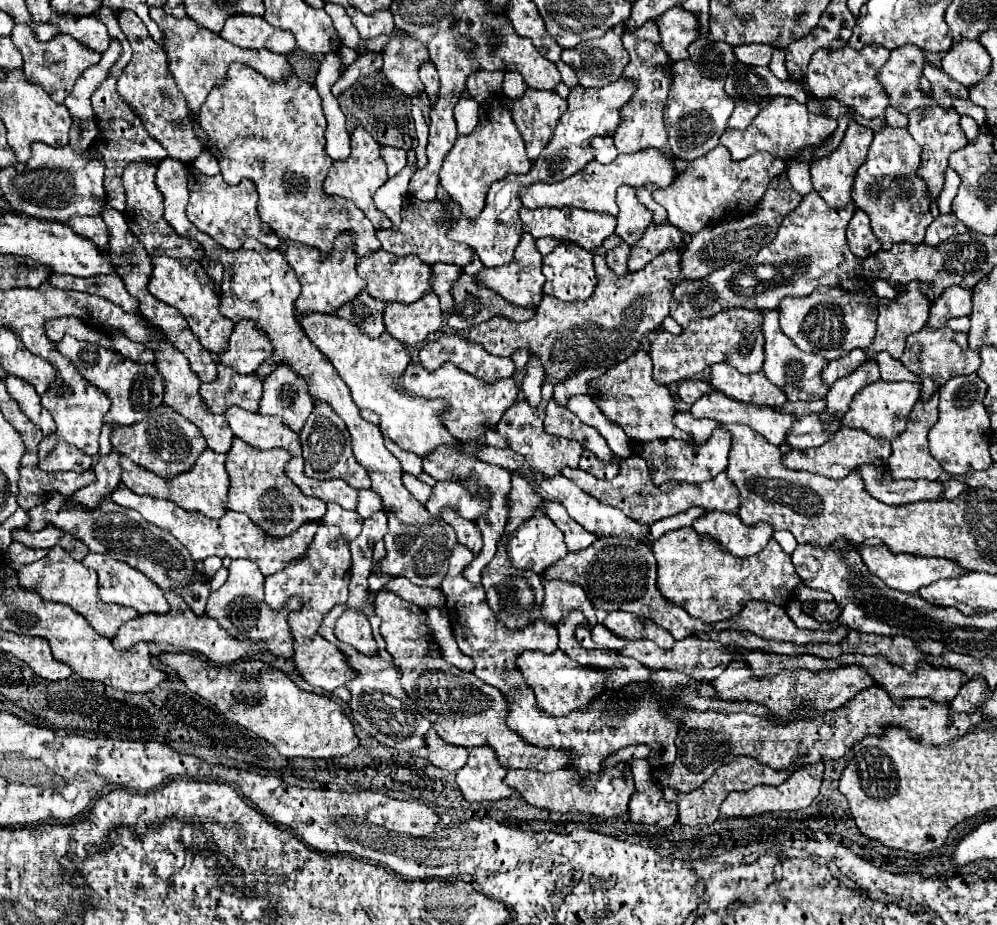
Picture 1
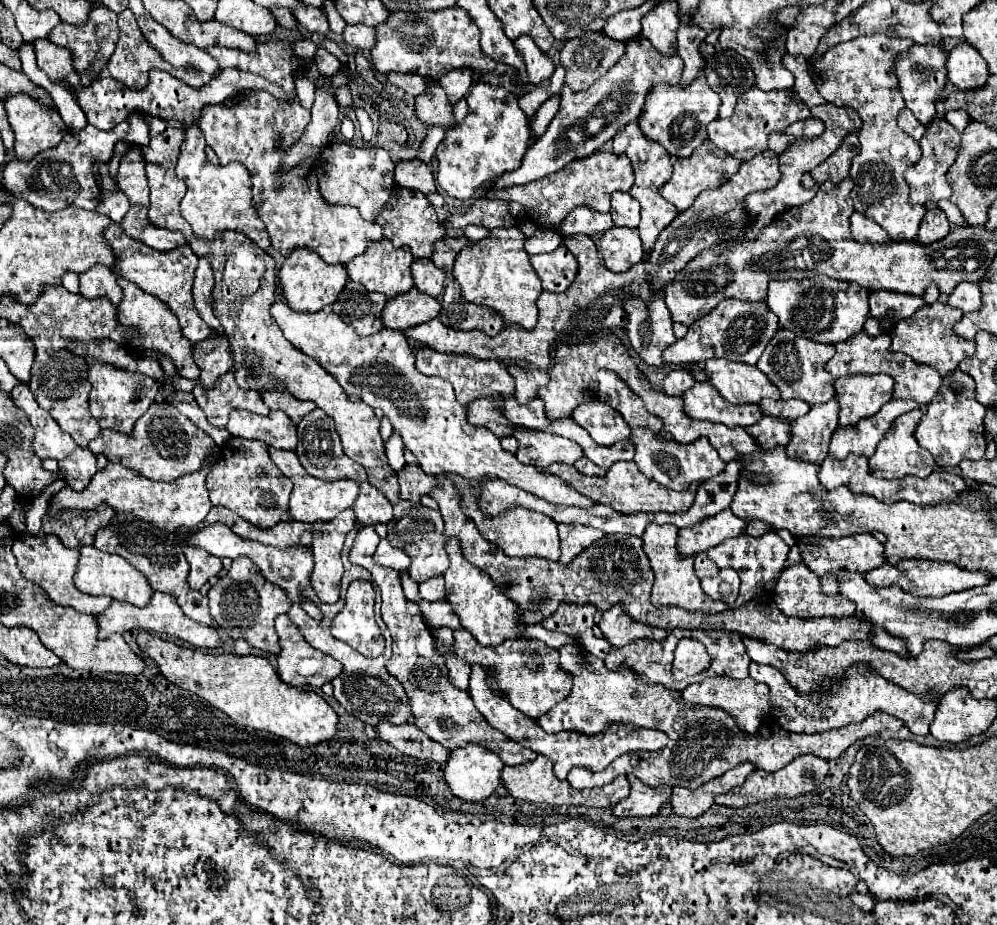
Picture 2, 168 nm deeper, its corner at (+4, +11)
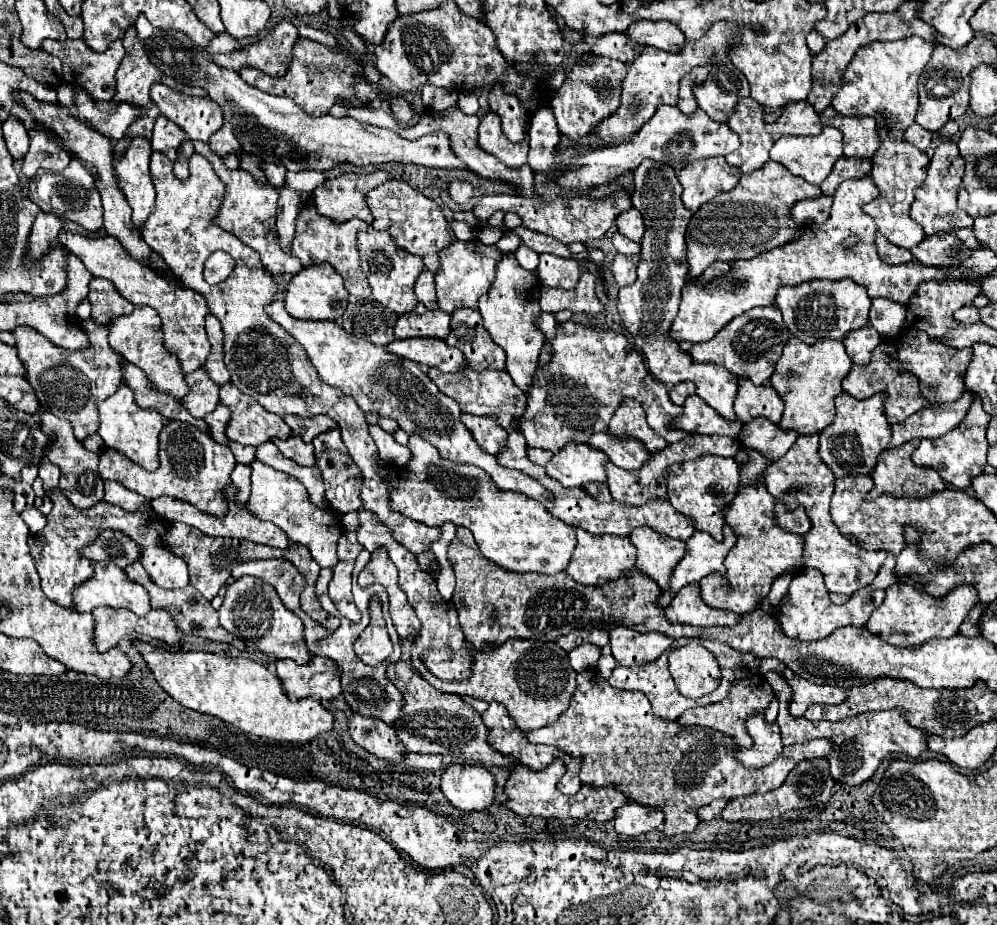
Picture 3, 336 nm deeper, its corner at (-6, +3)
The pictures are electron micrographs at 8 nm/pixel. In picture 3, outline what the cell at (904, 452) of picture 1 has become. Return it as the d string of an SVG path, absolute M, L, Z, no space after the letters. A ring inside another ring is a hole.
M911 441L911 443L905 443L897 449L887 449L885 451L885 457L879 457L877 459L877 467L875 471L871 473L873 477L873 489L867 493L867 499L875 499L883 493L891 493L893 497L909 497L909 499L925 499L925 497L931 497L933 493L937 491L945 491L945 481L939 477L939 473L935 469L927 469L927 467L917 467L913 461L911 461L911 453L913 449L919 445L919 441Z

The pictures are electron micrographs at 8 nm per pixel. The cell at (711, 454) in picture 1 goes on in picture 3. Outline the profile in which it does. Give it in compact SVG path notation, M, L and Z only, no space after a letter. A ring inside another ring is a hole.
M699 457L695 461L679 463L669 469L667 475L669 503L689 517L695 529L709 533L713 539L723 541L723 509L735 499L739 489L739 467L733 459L723 457Z

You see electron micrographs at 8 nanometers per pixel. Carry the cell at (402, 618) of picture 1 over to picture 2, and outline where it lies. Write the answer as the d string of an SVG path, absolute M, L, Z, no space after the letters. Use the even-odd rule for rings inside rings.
M371 525L363 527L353 543L351 561L367 567L373 581L381 589L381 595L383 595L381 615L393 637L393 655L387 661L387 671L393 677L397 677L401 681L401 685L405 687L405 693L409 697L409 705L413 711L411 723L421 727L433 741L441 743L445 749L457 749L457 747L463 747L465 743L479 743L479 745L491 749L493 753L497 753L505 765L521 765L525 761L533 761L537 757L537 753L533 753L531 749L527 749L523 745L517 745L517 741L509 741L509 737L505 737L501 731L493 729L485 721L485 717L481 717L481 713L475 709L469 693L457 689L449 681L449 669L445 667L445 659L441 657L441 653L437 653L437 649L435 649L433 635L431 635L429 627L425 625L419 605L415 601L409 601L403 595L401 579L399 579L397 571L375 565L373 562L372 557L378 544L379 535L375 533L375 529Z

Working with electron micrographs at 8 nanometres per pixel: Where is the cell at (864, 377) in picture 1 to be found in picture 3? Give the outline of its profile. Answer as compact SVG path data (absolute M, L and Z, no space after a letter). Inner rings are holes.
M817 435L797 437L795 445L779 461L773 461L771 469L767 469L765 487L773 497L781 499L787 505L787 509L797 509L797 507L805 509L811 521L811 529L805 533L805 551L803 551L805 565L817 567L823 573L825 585L831 593L851 595L853 591L871 585L887 553L865 551L839 533L839 529L835 527L829 515L829 503L831 503L833 489L835 489L835 477L831 469L821 461L817 449L819 449Z

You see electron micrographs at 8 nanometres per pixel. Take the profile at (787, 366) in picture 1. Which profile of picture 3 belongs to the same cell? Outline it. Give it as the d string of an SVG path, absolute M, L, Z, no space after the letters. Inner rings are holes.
M791 337L771 377L771 385L783 399L785 409L779 421L781 429L797 431L799 435L813 435L825 429L835 417L835 397L841 393L841 381L851 369L851 359L841 341L819 341L807 345Z

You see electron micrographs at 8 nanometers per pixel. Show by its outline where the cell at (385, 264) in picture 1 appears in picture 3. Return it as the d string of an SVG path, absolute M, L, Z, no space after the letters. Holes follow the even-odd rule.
M375 229L359 231L357 245L359 245L359 255L361 255L361 269L369 279L369 285L373 289L373 299L383 303L397 315L403 315L415 309L417 297L413 293L413 283L423 271L423 259L407 251L401 251L387 231L375 231Z

